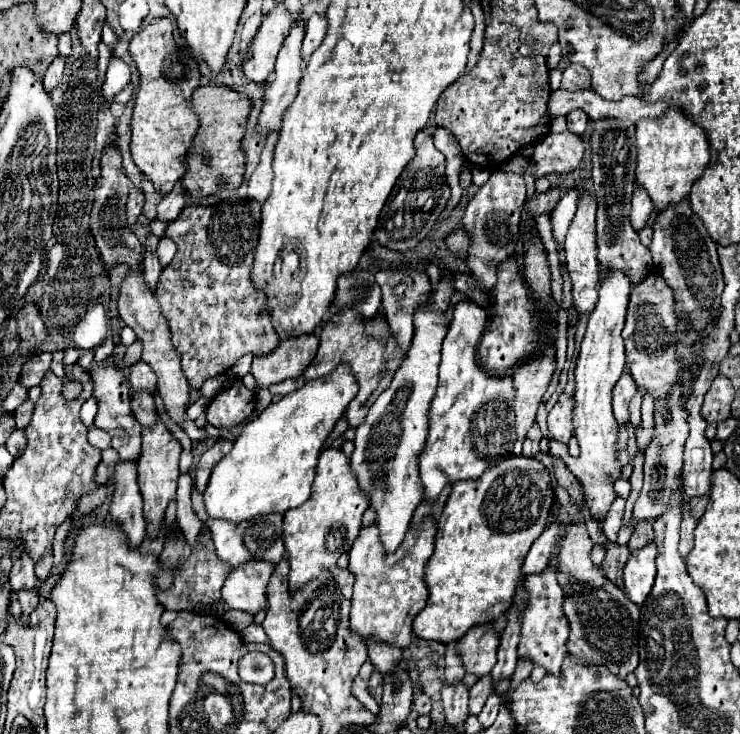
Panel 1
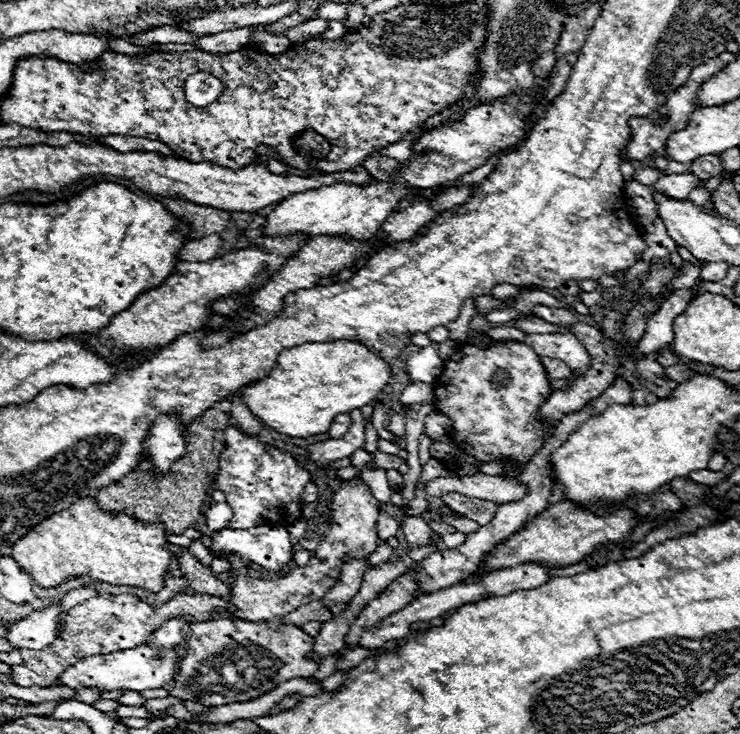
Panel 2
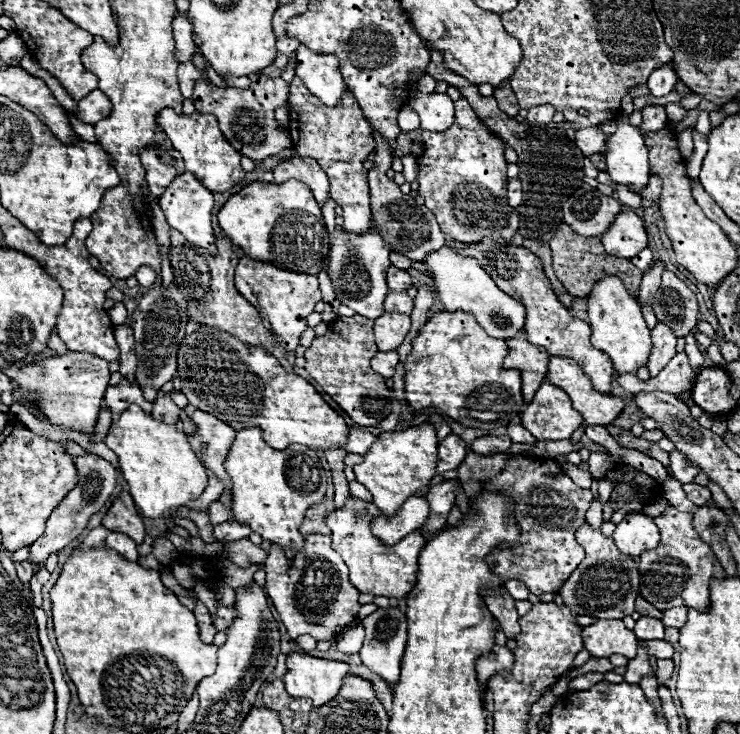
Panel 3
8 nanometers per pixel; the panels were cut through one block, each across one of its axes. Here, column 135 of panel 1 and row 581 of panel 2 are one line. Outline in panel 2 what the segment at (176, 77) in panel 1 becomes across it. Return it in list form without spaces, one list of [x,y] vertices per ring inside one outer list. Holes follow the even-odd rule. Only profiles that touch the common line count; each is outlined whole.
[[[90,496],[72,504],[74,506],[68,510],[52,514],[36,524],[12,546],[14,560],[36,580],[36,584],[50,588],[70,576],[88,574],[100,582],[144,586],[150,592],[162,588],[172,558],[162,524],[144,524],[126,512],[104,514]]]

